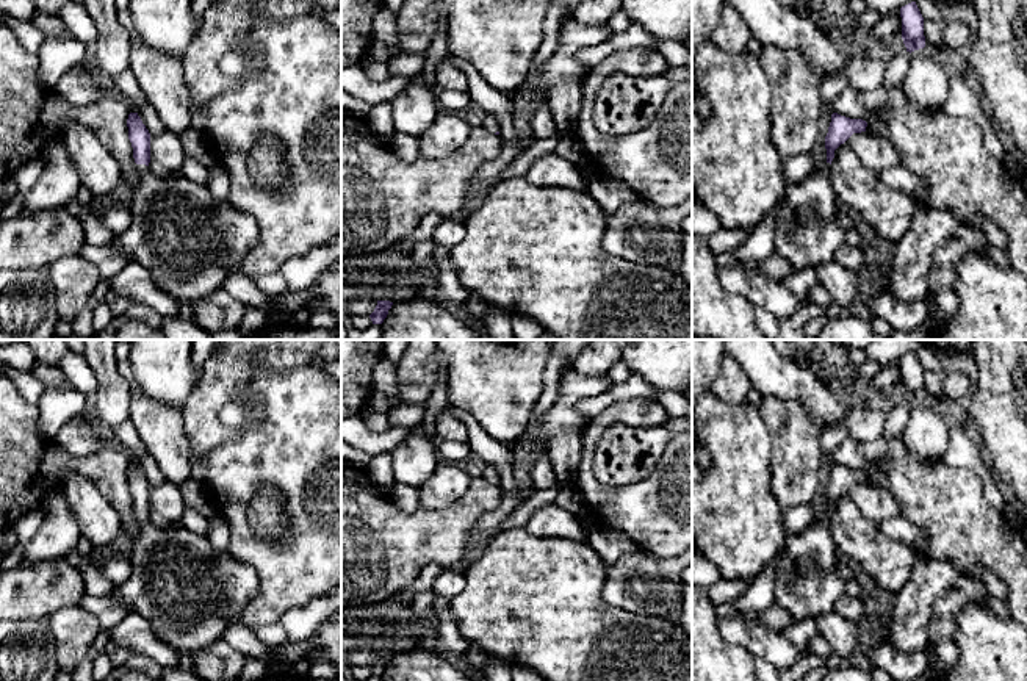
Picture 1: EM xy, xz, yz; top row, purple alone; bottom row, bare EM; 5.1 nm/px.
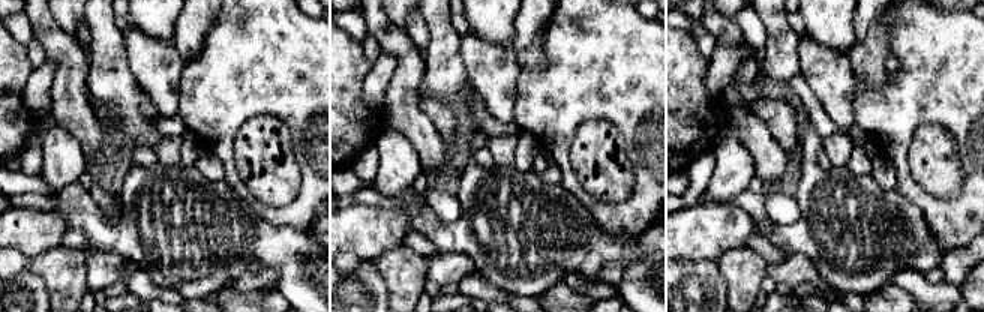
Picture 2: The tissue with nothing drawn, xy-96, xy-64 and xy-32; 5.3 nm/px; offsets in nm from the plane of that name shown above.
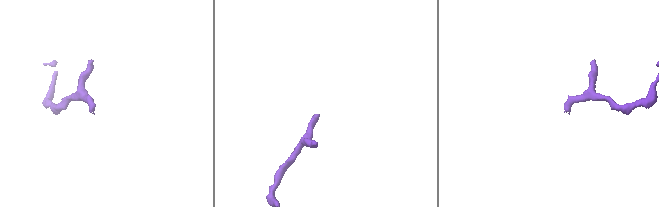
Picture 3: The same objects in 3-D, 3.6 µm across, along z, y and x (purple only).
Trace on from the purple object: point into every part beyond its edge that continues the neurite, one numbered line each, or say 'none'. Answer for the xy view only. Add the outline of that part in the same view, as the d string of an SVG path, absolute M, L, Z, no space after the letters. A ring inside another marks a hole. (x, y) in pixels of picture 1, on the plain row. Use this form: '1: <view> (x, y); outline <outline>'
1: xy (188, 592); outline M136 515L139 532L130 540L132 576L111 595L130 606L172 650L188 654L218 640L227 625L240 618L258 590L257 571L240 562L229 549L216 551L207 535L175 524L160 529L149 517Z

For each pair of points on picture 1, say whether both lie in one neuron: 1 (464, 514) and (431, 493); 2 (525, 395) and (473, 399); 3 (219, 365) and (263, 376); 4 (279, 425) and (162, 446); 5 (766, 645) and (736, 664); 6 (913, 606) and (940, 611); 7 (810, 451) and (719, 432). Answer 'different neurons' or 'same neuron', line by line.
1: different neurons
2: same neuron
3: different neurons
4: different neurons
5: different neurons
6: different neurons
7: different neurons

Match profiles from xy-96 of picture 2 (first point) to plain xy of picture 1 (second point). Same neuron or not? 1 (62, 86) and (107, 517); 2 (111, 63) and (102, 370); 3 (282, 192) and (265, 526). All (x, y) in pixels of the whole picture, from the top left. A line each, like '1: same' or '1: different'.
1: same
2: same
3: same

